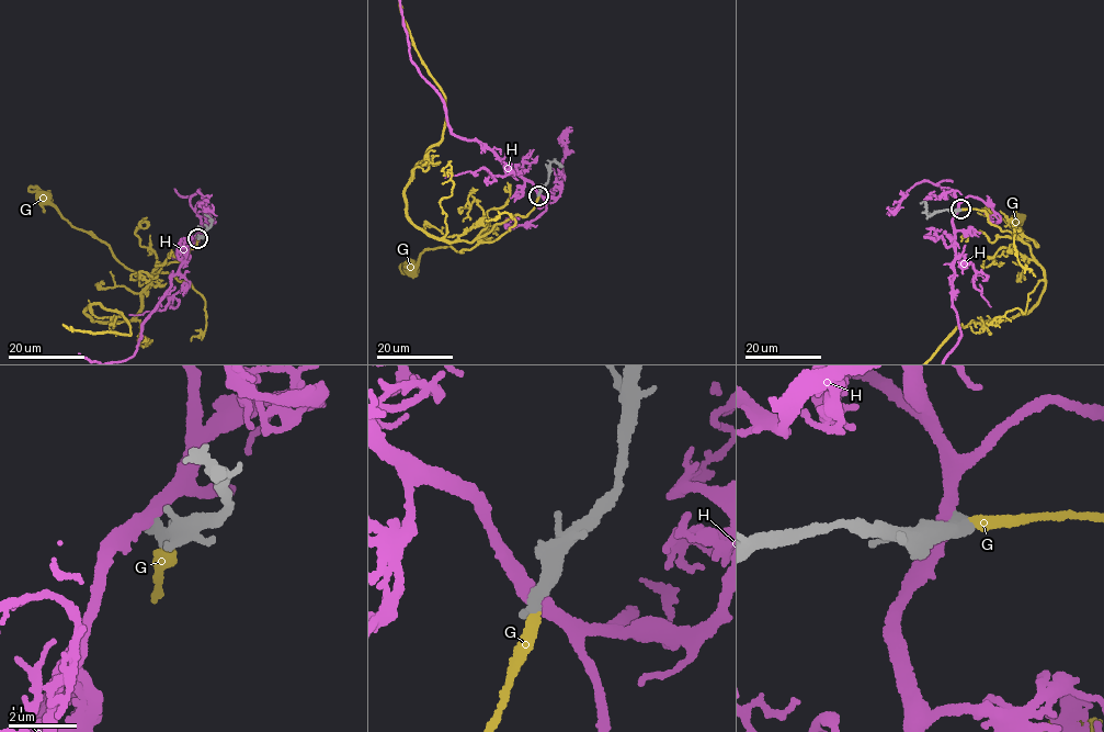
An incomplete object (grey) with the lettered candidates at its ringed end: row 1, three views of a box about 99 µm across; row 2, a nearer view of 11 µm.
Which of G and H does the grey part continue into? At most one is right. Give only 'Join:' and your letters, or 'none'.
Join: G

